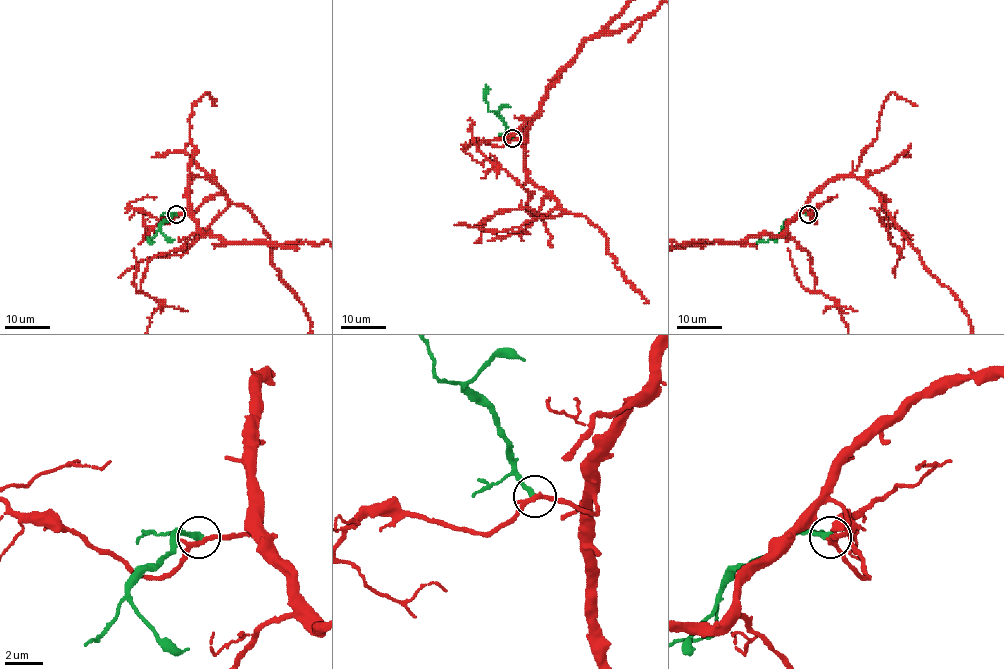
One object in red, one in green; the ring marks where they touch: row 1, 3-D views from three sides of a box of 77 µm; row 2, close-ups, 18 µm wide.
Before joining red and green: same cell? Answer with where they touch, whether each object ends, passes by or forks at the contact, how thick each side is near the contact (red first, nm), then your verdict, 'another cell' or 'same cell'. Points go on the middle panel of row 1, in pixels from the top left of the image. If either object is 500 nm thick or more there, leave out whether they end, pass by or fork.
(512, 138) | red passes by | green ends | 240/320 nm | another cell

